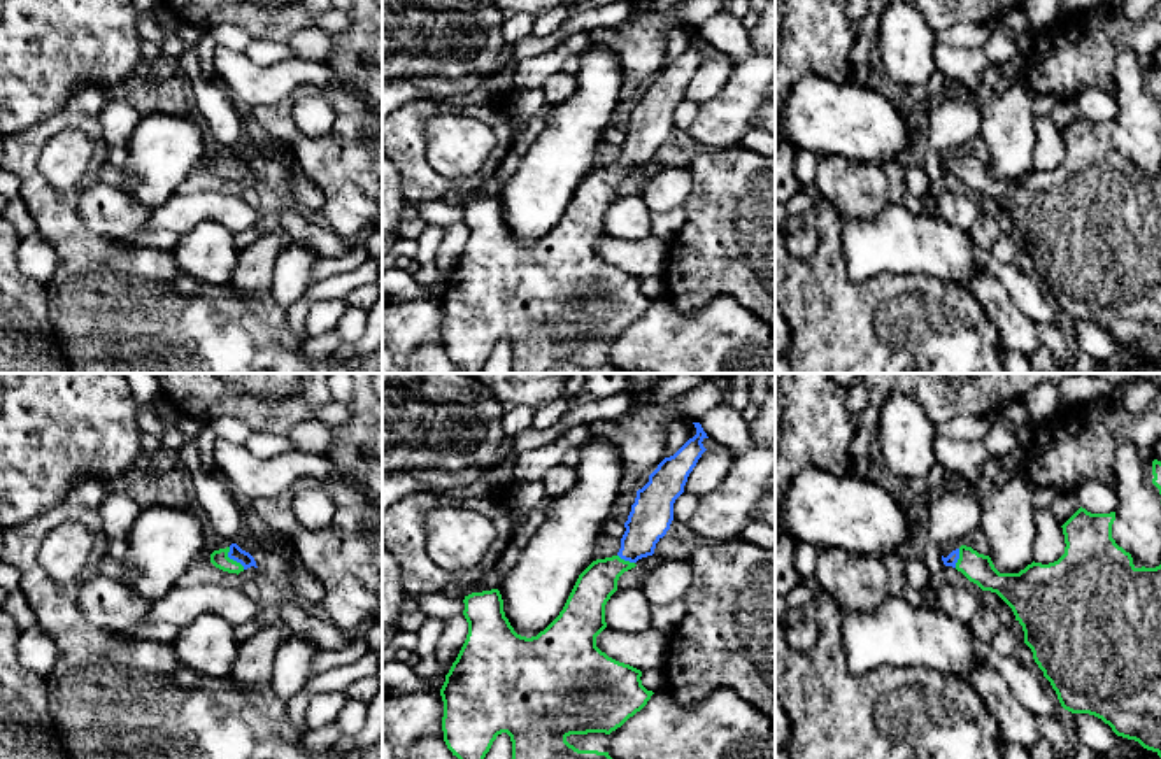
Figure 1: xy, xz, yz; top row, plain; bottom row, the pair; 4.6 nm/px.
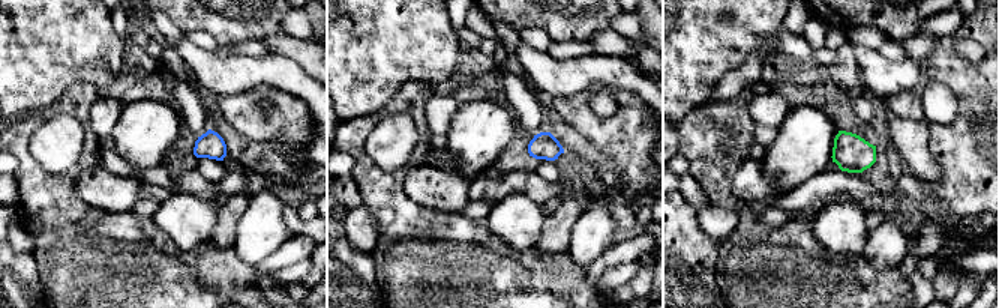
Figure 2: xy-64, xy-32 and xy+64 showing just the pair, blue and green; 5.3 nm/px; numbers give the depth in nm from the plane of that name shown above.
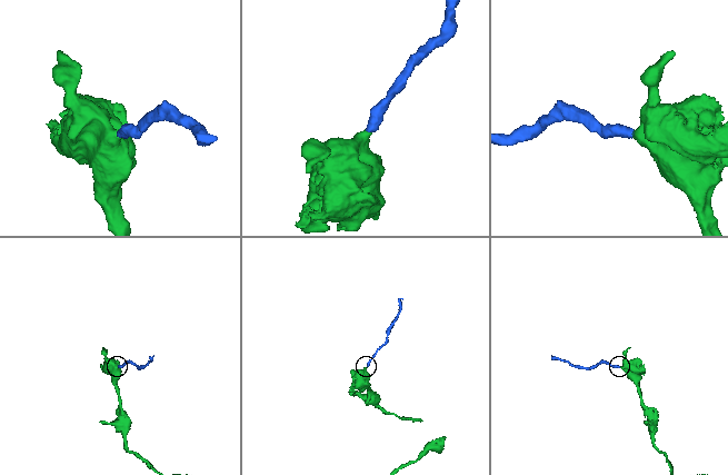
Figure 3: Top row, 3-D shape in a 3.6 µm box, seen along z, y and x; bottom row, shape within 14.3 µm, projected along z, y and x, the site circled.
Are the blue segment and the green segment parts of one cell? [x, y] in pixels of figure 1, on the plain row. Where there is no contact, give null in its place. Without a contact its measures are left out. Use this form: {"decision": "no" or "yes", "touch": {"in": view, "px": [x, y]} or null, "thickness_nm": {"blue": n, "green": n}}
{"decision": "yes", "touch": {"in": "xy", "px": [232, 165]}, "thickness_nm": {"blue": 70, "green": 80}}

